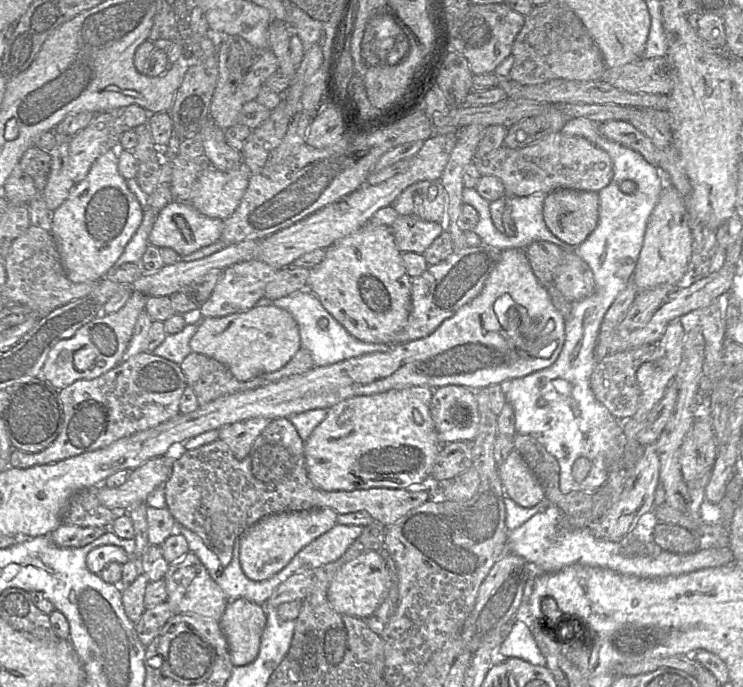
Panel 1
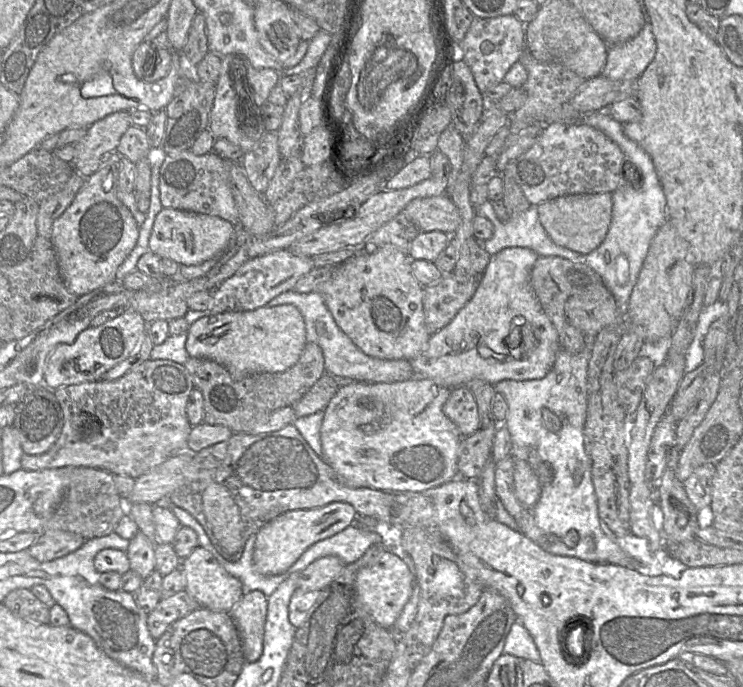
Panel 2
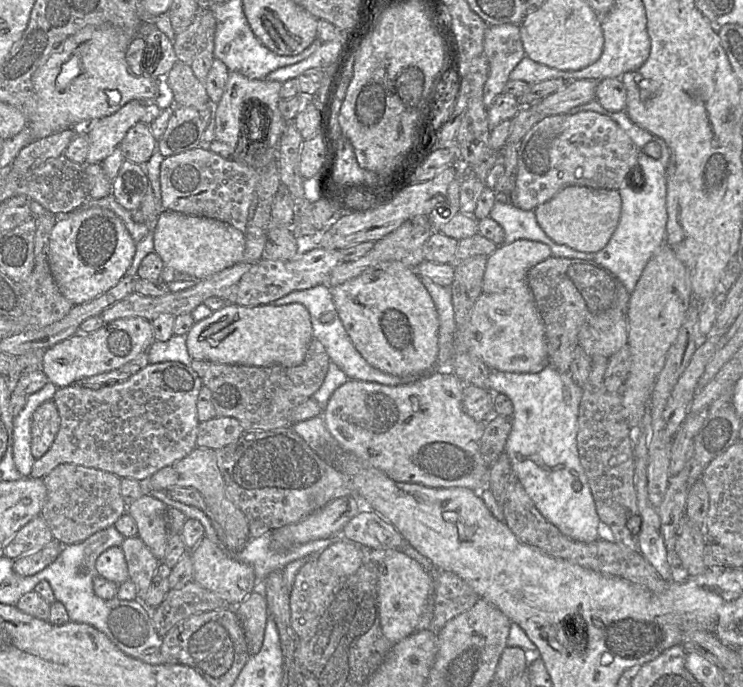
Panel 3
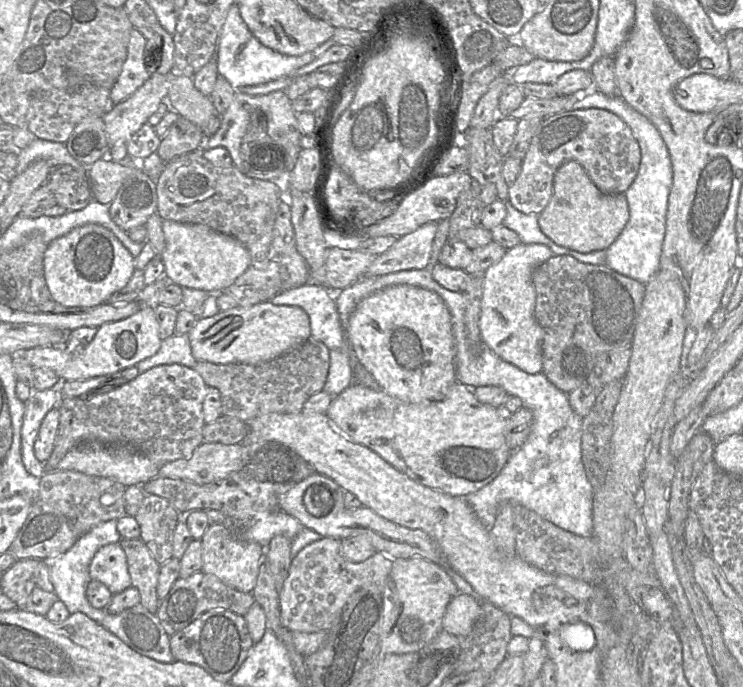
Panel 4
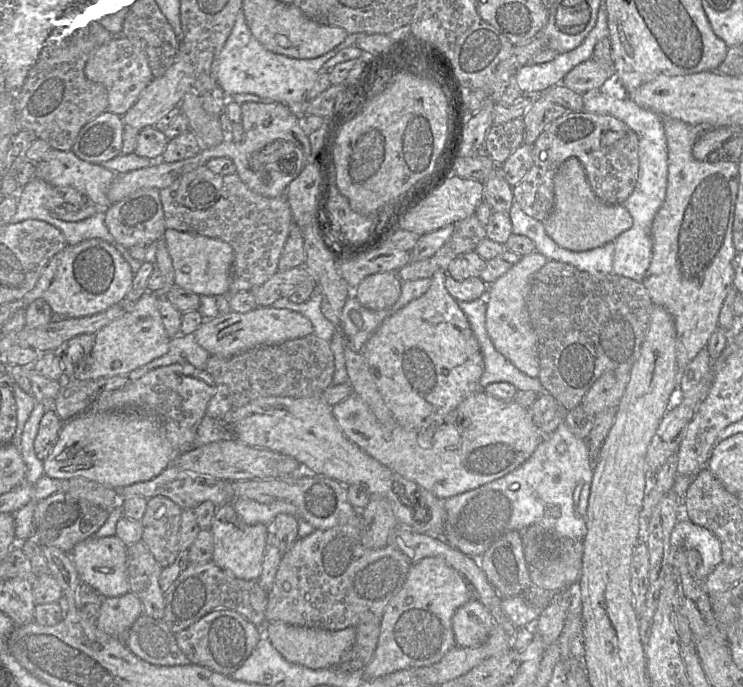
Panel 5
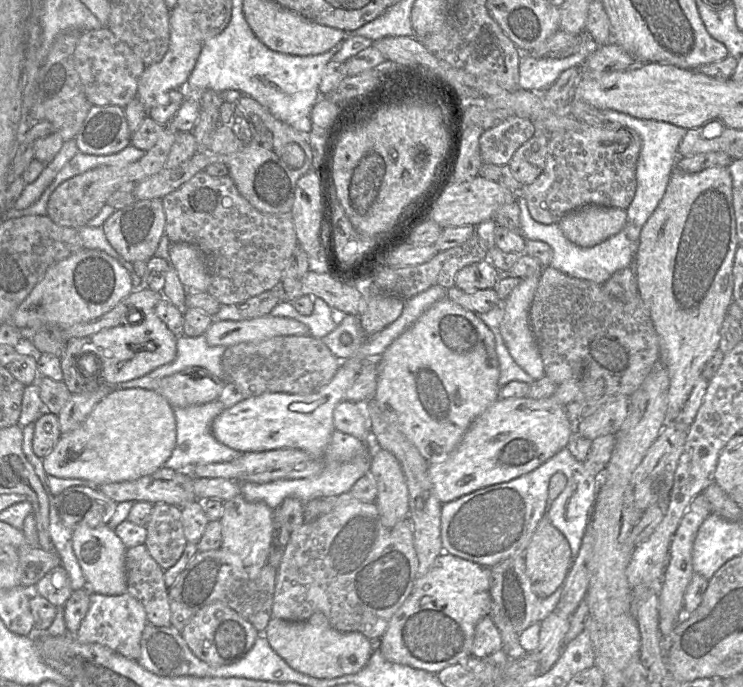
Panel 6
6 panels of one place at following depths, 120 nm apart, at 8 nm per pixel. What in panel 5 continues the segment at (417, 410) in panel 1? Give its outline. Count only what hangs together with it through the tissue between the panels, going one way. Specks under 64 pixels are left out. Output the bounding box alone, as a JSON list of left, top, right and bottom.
[332,390,542,500]

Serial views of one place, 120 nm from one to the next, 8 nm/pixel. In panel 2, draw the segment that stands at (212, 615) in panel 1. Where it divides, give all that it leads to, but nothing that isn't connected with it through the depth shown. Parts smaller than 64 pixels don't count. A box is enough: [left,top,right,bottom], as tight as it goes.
[180,546,245,613]

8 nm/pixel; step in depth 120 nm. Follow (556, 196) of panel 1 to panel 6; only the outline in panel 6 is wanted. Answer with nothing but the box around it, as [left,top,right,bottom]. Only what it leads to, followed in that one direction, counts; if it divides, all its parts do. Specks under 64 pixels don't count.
[557,205,626,247]

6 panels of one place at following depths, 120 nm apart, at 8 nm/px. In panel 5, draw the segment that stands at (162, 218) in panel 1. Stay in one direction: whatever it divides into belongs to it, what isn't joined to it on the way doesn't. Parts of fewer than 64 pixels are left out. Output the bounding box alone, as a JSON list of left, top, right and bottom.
[163,228,234,297]

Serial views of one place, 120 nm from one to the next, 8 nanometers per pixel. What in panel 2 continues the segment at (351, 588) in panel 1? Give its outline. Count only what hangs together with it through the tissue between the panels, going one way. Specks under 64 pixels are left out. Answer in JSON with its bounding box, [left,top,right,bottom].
[355,550,415,630]

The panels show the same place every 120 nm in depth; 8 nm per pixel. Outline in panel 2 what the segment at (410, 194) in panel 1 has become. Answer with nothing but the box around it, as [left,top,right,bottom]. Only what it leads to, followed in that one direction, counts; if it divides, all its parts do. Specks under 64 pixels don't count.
[402,194,460,234]

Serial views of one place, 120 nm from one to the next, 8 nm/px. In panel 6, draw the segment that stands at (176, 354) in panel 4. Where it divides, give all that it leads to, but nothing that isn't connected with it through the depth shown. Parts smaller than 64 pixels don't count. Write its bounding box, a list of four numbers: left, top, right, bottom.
[114,334,231,390]

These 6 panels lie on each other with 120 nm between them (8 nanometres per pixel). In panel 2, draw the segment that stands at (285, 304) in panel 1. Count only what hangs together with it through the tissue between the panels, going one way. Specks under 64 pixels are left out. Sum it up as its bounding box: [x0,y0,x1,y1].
[265,290,415,383]

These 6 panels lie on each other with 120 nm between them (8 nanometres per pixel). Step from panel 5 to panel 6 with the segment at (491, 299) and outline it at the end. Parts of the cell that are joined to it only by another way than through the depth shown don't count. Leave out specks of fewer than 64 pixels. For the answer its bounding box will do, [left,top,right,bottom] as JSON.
[500,275,545,380]

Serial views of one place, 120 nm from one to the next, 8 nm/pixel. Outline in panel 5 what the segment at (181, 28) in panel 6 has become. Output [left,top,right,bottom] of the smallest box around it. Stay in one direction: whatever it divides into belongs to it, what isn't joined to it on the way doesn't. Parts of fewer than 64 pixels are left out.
[121,50,193,131]

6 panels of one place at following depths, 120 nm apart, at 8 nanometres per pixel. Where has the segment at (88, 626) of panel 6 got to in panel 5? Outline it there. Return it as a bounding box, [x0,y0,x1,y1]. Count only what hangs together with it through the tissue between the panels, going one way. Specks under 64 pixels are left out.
[95,592,142,641]

